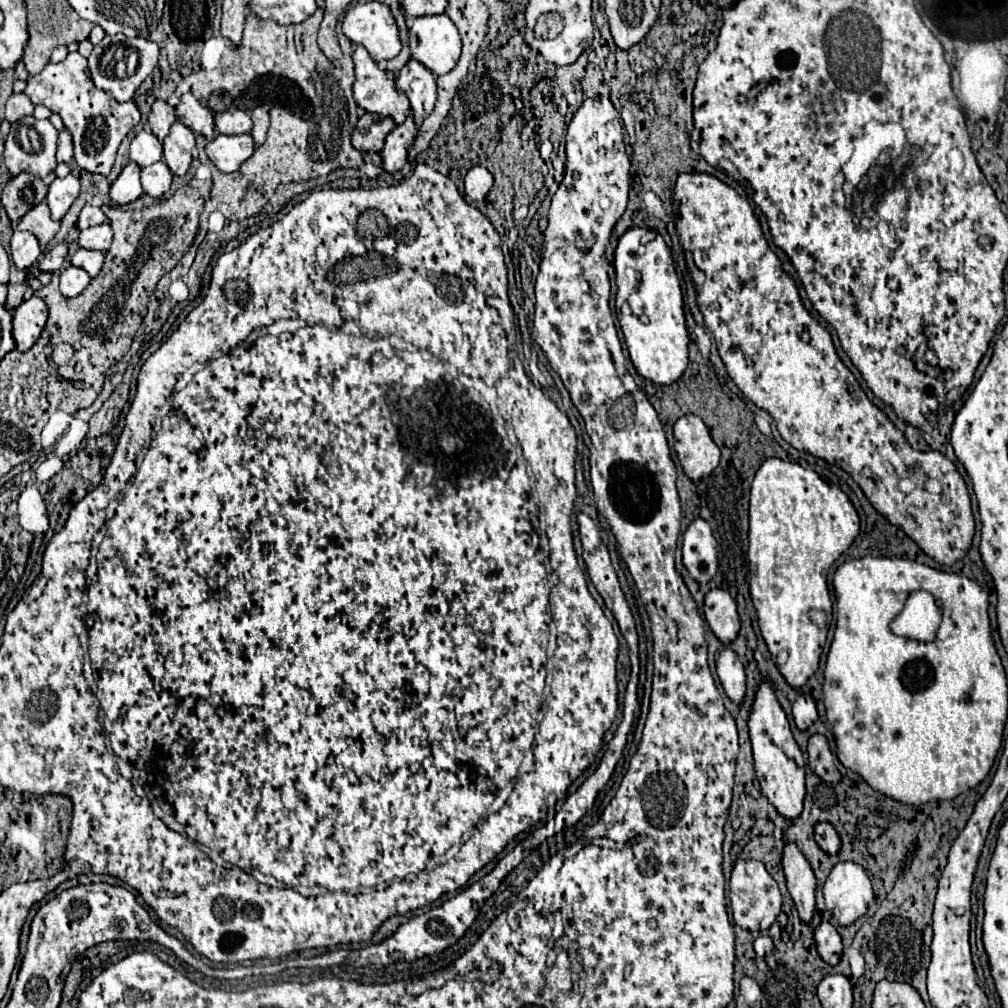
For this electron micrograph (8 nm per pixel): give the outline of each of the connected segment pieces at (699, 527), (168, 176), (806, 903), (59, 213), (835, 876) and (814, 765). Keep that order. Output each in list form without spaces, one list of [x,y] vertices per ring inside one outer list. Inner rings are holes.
[[[696,518],[684,532],[682,562],[698,584],[706,584],[714,578],[718,568],[718,548],[706,520]]]
[[[154,162],[146,168],[142,168],[140,174],[140,182],[146,194],[150,196],[162,196],[170,190],[170,182],[172,182],[172,172],[168,170],[166,162]]]
[[[784,846],[784,874],[788,882],[788,892],[796,904],[798,916],[804,924],[810,924],[814,914],[814,892],[816,892],[816,878],[814,872],[804,858],[804,854],[798,850],[798,846]]]
[[[72,174],[66,178],[56,178],[50,184],[50,190],[46,196],[46,202],[52,212],[52,220],[62,220],[64,214],[70,210],[72,202],[78,198],[78,194],[80,194],[80,184]]]
[[[842,862],[832,868],[824,884],[824,902],[826,910],[840,926],[850,926],[864,916],[872,900],[872,884],[862,866],[856,866],[856,862]]]
[[[814,734],[808,740],[808,766],[824,780],[824,782],[840,782],[840,772],[836,768],[834,756],[828,748],[828,740],[822,734]]]

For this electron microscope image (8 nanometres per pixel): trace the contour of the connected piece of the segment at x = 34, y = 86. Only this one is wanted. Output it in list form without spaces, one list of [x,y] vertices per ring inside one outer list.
[[[70,52],[66,60],[48,64],[40,74],[30,76],[24,94],[32,100],[32,104],[44,104],[52,112],[60,114],[64,126],[72,132],[74,158],[78,166],[92,174],[110,174],[122,138],[140,122],[140,110],[134,100],[118,104],[112,102],[108,94],[92,86],[92,78],[88,78],[88,62],[78,52]]]

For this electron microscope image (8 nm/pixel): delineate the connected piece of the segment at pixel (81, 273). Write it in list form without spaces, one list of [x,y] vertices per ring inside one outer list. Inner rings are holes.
[[[66,268],[60,272],[60,292],[66,296],[66,298],[74,298],[76,294],[80,294],[90,282],[90,276],[86,274],[86,270],[80,270],[80,268]]]

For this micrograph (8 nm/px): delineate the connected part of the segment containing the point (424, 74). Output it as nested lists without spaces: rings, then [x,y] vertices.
[[[410,60],[398,72],[394,84],[396,84],[396,90],[406,94],[414,122],[416,124],[424,122],[424,118],[428,118],[428,114],[432,112],[432,108],[436,104],[436,78],[434,78],[434,74],[428,74],[428,70],[424,70],[424,66],[420,66],[420,62]]]

